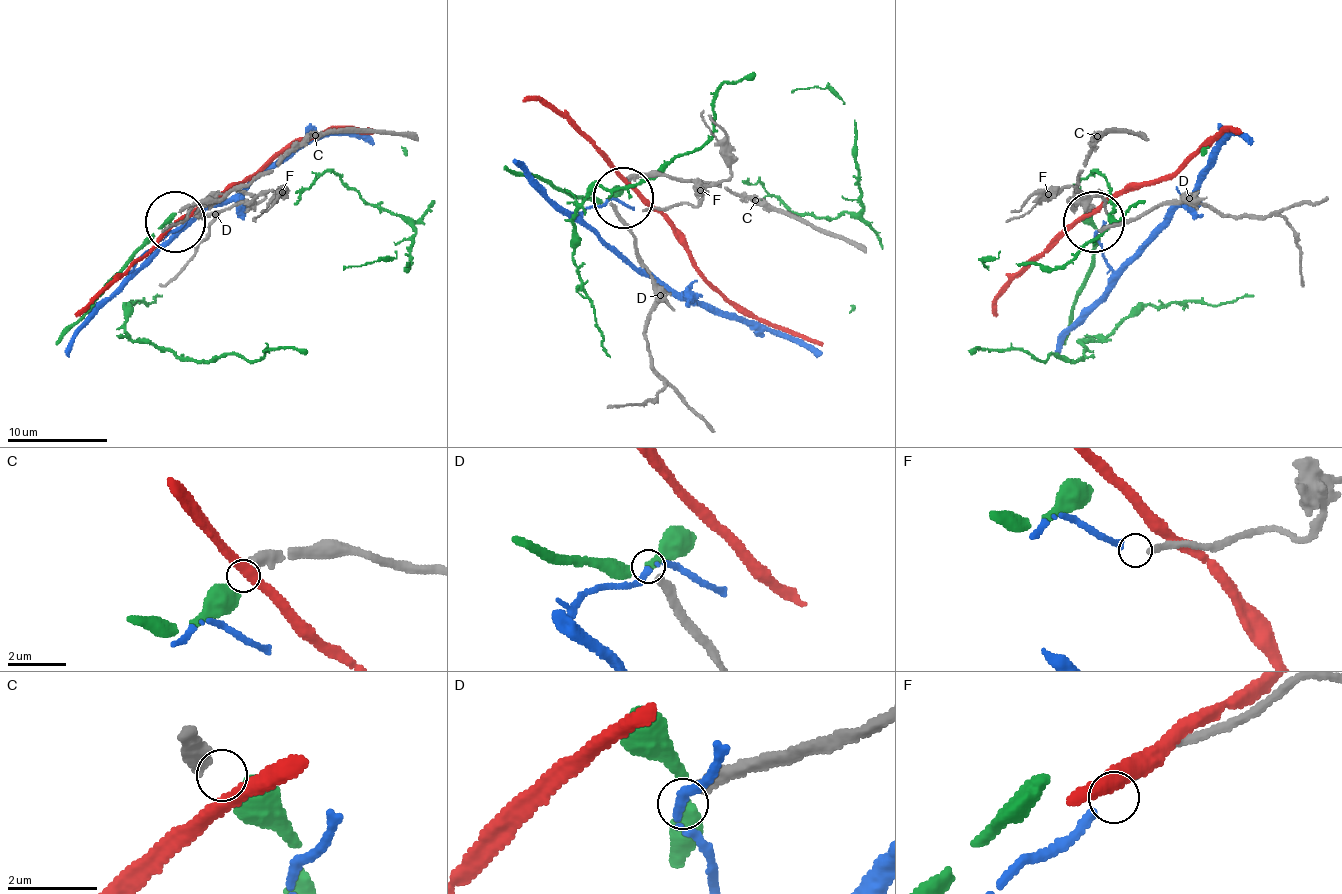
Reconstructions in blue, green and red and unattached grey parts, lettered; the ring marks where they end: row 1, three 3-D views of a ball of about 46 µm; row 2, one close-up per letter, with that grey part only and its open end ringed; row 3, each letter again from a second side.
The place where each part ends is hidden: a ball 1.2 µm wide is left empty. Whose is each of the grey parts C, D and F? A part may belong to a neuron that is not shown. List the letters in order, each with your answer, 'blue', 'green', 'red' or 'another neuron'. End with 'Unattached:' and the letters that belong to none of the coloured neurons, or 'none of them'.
C: green
D: another neuron
F: blue
Unattached: D

